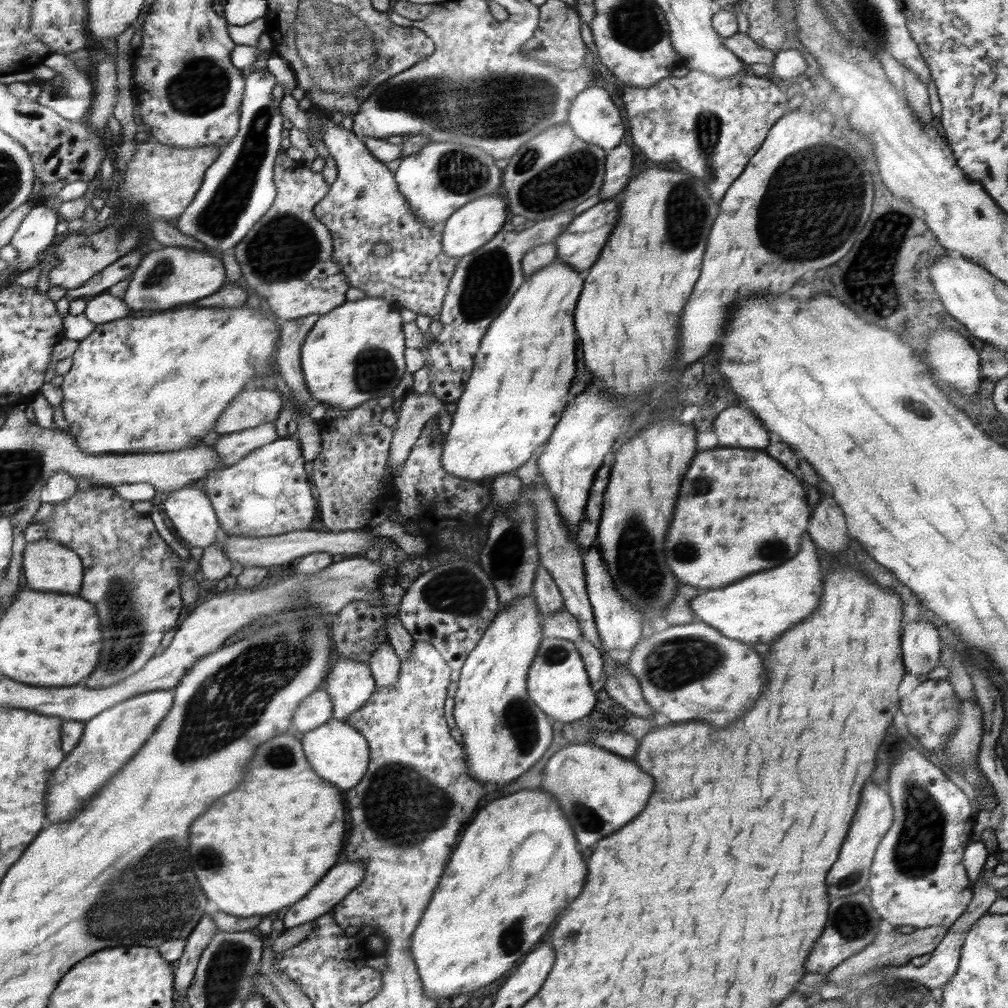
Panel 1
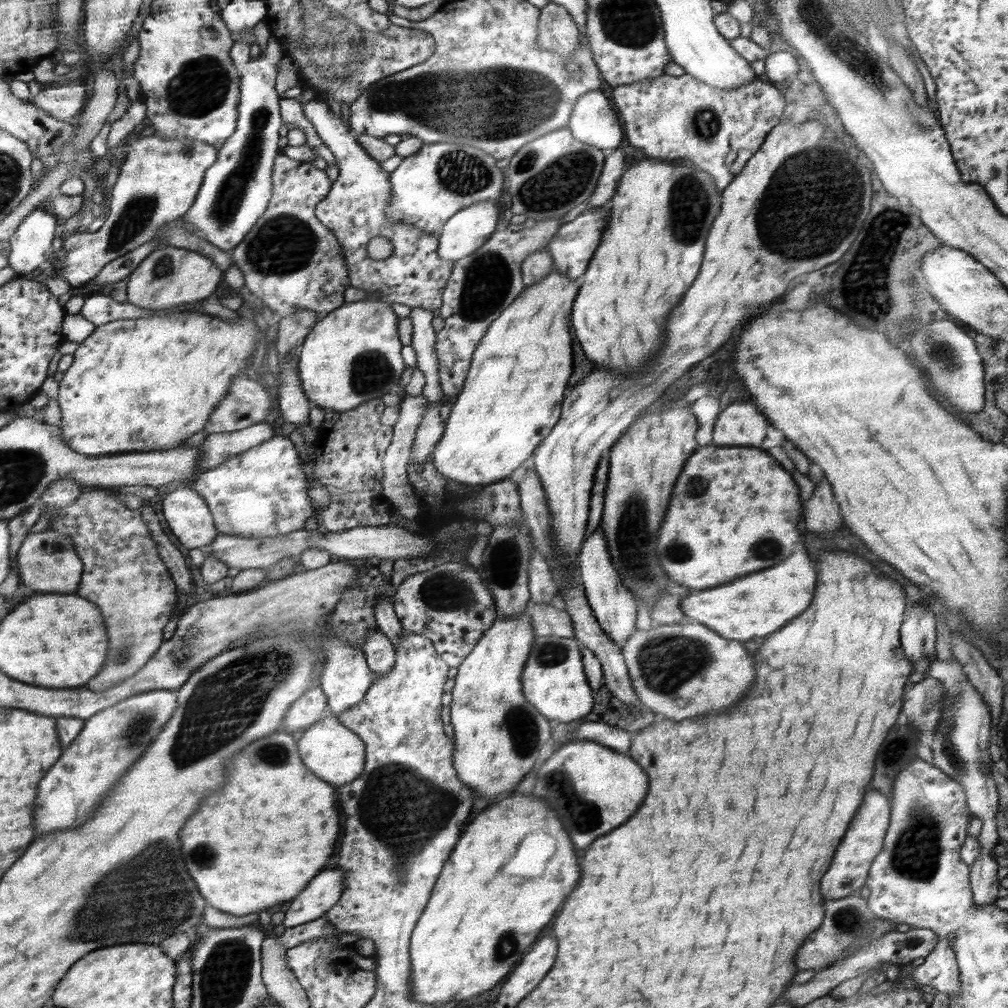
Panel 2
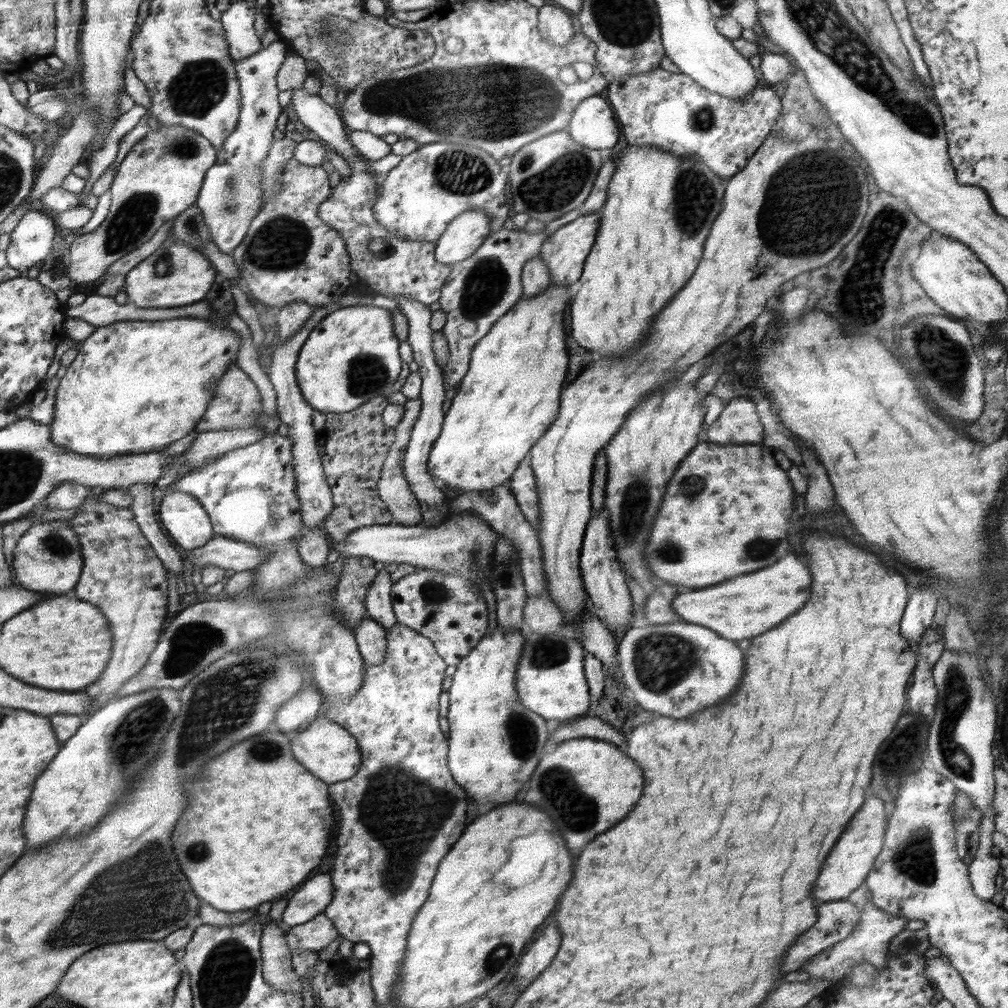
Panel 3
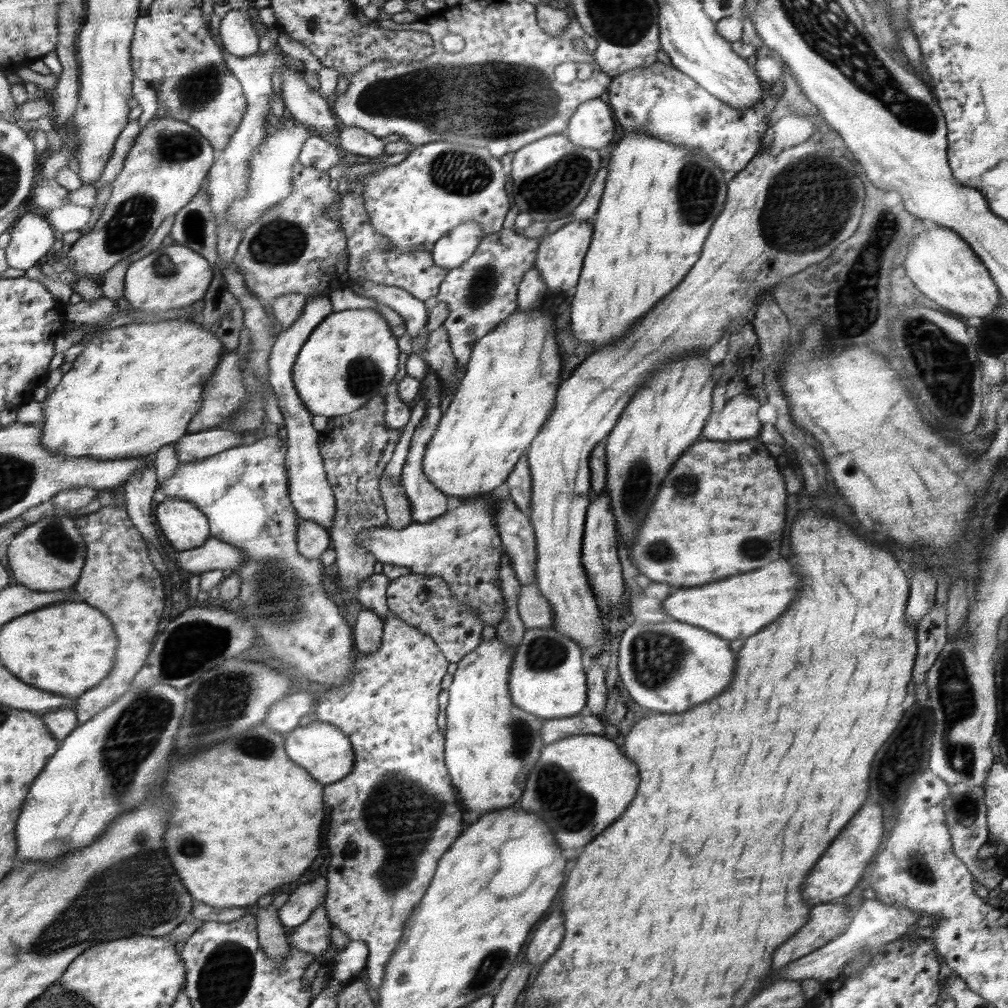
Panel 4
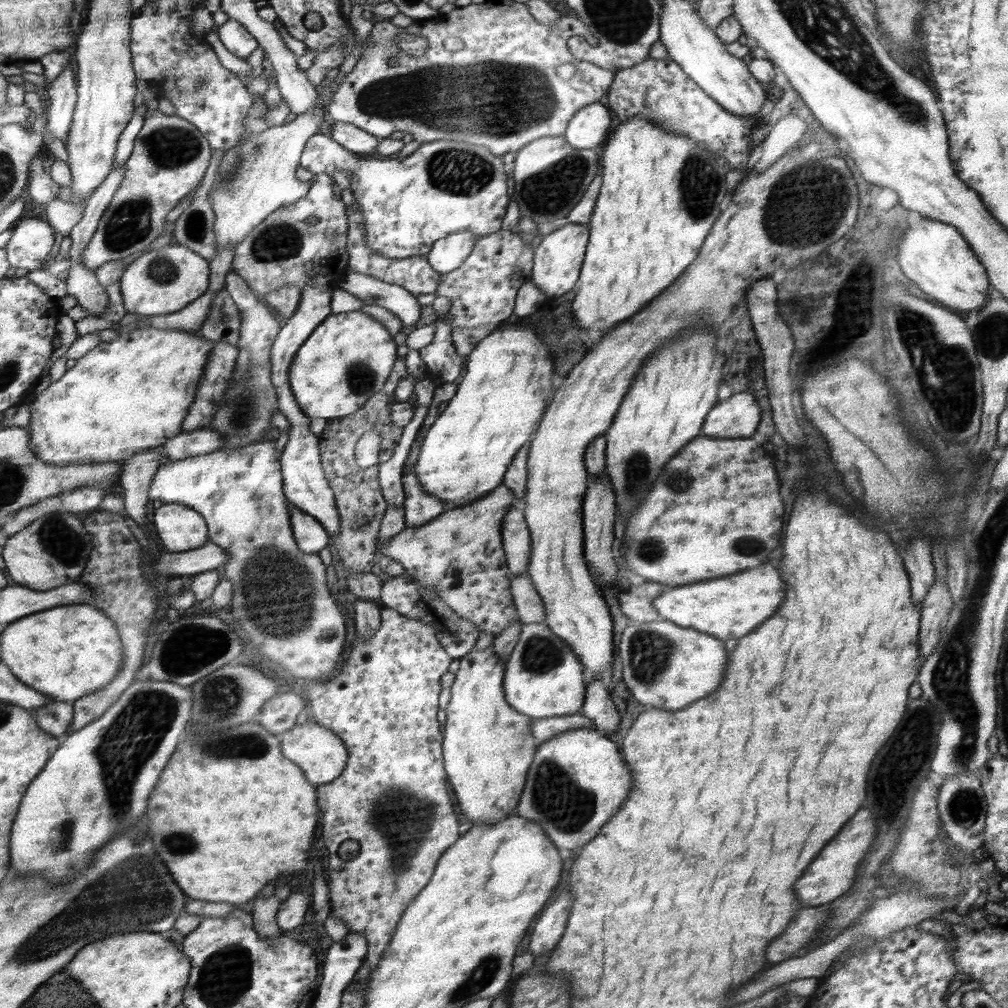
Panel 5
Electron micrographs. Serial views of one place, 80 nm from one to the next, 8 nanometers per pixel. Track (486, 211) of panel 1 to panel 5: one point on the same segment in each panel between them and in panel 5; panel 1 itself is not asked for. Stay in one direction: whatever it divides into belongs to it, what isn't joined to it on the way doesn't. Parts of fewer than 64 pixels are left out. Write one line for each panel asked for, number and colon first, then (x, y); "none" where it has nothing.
2: (470, 228)
3: (467, 232)
4: (452, 250)
5: (447, 254)

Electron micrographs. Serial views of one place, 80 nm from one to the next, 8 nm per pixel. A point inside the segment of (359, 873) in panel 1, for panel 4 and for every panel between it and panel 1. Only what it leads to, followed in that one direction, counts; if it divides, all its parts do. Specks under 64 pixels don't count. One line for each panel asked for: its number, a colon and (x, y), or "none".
2: (322, 893)
3: (312, 899)
4: (301, 904)

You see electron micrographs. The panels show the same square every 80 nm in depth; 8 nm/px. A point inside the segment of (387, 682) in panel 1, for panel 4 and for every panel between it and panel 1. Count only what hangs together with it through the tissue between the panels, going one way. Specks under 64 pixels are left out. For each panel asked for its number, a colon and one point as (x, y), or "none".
2: (381, 651)
3: (372, 637)
4: (369, 628)

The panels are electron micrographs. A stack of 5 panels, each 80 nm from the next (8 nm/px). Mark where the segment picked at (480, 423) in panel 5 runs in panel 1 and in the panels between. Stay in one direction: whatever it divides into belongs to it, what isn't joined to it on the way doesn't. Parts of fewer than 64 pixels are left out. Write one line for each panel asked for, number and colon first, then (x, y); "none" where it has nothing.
1: (514, 399)
2: (510, 402)
3: (507, 401)
4: (508, 391)

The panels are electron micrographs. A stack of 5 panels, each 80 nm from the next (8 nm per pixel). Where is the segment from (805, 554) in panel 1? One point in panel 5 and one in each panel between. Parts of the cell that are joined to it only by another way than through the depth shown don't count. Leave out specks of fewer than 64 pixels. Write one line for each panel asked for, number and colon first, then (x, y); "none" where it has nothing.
2: (735, 609)
3: (735, 609)
4: (740, 606)
5: (730, 608)

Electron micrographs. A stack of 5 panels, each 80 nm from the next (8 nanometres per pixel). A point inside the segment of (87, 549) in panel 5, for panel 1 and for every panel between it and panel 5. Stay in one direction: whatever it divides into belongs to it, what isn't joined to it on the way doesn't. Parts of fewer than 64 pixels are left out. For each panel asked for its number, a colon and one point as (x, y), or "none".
1: (50, 565)
2: (49, 562)
3: (48, 558)
4: (48, 555)

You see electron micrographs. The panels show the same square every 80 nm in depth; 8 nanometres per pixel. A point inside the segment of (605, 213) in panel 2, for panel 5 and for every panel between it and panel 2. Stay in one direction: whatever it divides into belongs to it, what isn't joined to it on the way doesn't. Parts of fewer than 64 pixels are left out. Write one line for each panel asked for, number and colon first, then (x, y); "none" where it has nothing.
3: (565, 251)
4: (560, 259)
5: (559, 256)

